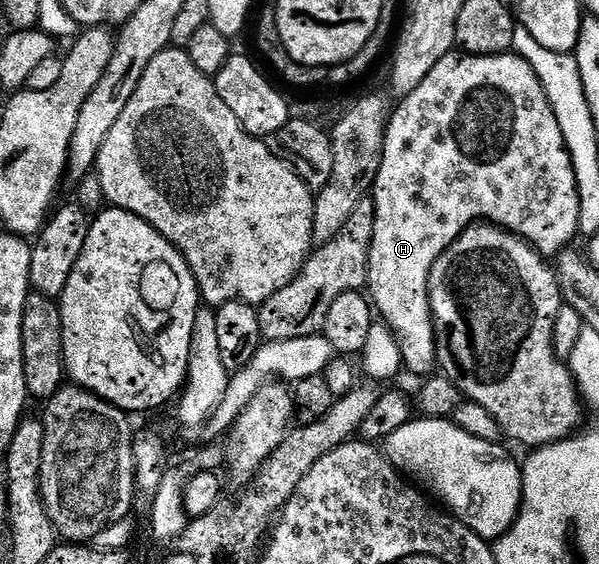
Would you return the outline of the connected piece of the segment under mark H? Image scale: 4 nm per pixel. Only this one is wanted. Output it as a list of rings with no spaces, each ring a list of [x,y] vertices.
[[[450,53],[439,60],[438,64],[435,65],[429,73],[427,73],[426,79],[419,84],[419,86],[411,92],[409,95],[404,96],[400,100],[401,104],[395,107],[392,112],[391,118],[388,120],[388,127],[385,128],[385,147],[382,149],[382,163],[381,168],[378,171],[377,179],[374,181],[371,196],[374,201],[375,215],[374,215],[374,233],[373,238],[369,243],[369,278],[367,284],[368,294],[371,296],[372,306],[375,308],[376,314],[383,320],[385,326],[387,326],[397,341],[398,349],[401,351],[401,362],[406,368],[410,367],[415,374],[421,375],[420,377],[425,377],[434,370],[433,366],[437,363],[437,331],[438,328],[435,326],[435,320],[433,317],[433,304],[429,302],[429,278],[433,272],[433,266],[435,265],[437,259],[441,258],[445,254],[447,248],[453,244],[455,240],[462,233],[467,230],[467,228],[480,224],[484,221],[489,225],[496,225],[498,227],[504,227],[506,231],[509,231],[513,235],[518,235],[519,238],[525,240],[534,248],[536,251],[540,251],[545,257],[553,257],[558,253],[564,251],[566,248],[573,243],[572,239],[579,235],[581,231],[581,194],[577,188],[577,177],[575,175],[575,169],[573,168],[573,161],[569,156],[569,150],[565,144],[565,138],[563,137],[563,129],[559,129],[559,121],[555,117],[555,113],[551,109],[551,105],[547,101],[545,96],[545,90],[543,85],[539,81],[539,77],[531,69],[531,65],[527,60],[521,58],[520,55],[516,53],[506,53],[503,55],[470,55],[468,53]]]

